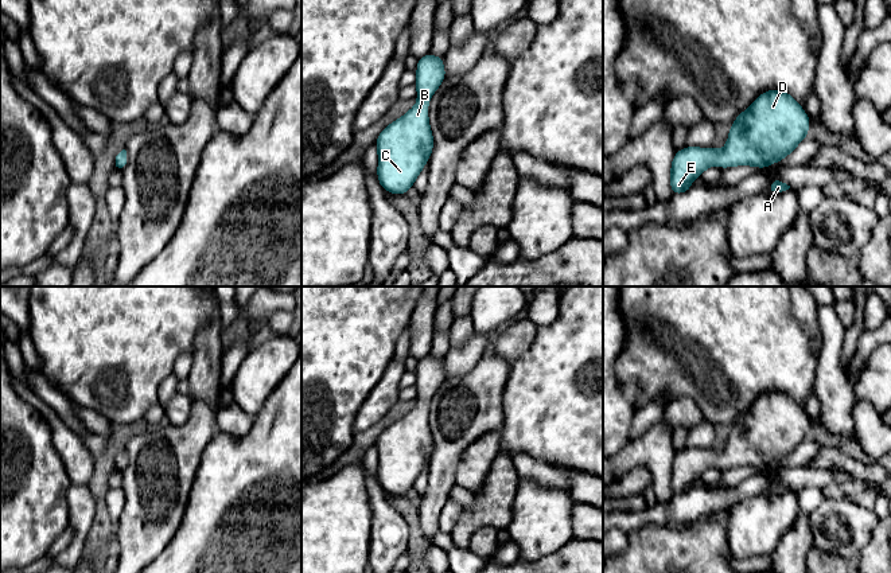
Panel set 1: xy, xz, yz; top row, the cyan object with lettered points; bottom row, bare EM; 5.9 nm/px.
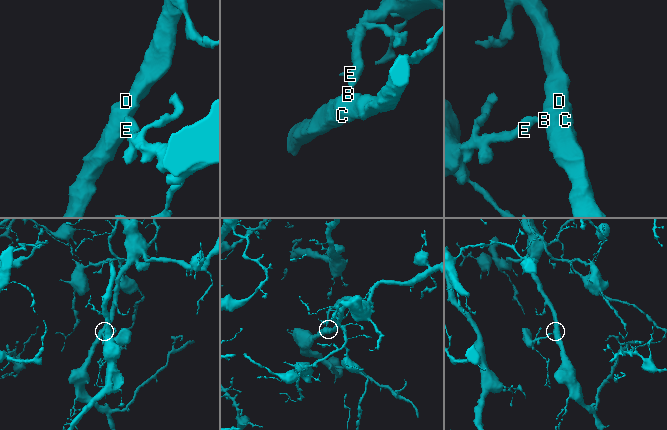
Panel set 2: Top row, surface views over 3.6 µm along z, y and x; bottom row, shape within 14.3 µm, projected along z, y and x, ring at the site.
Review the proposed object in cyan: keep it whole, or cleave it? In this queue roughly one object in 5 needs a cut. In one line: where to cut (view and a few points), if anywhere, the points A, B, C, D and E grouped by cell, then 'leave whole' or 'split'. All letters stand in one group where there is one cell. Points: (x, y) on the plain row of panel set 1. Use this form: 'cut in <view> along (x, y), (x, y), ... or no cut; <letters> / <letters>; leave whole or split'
no cut; A B C D E; leave whole

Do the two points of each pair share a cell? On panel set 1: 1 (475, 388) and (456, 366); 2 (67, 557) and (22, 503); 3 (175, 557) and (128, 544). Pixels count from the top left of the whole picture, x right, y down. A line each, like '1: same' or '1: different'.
1: different
2: different
3: different

